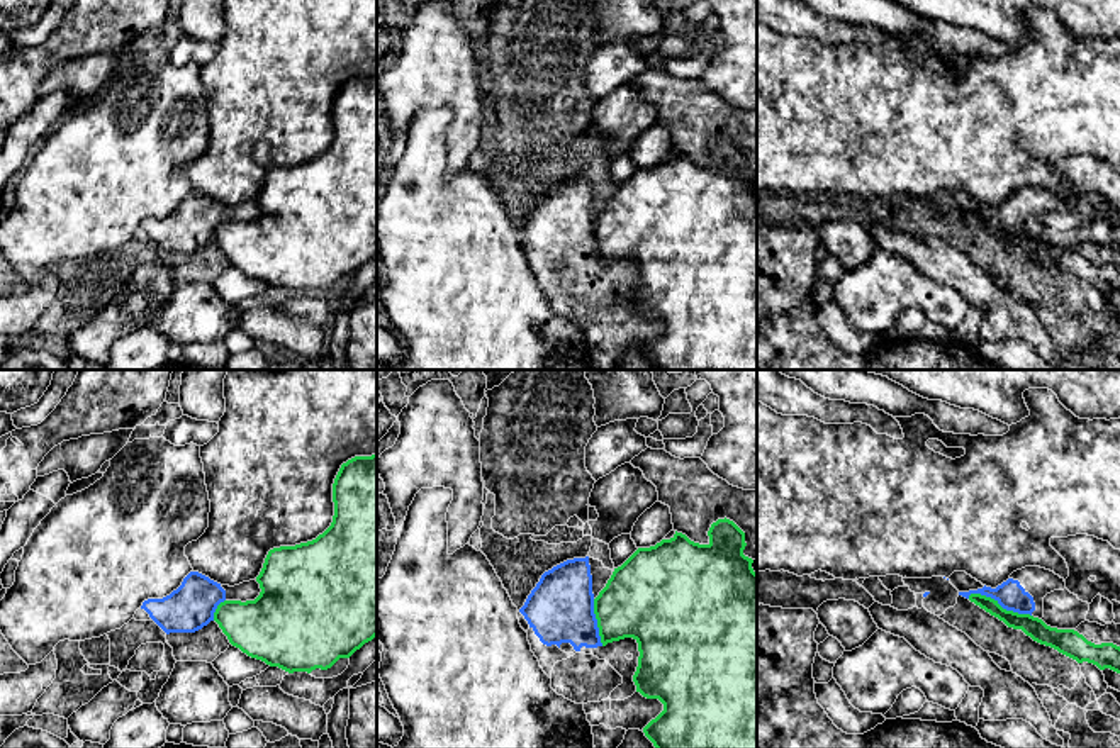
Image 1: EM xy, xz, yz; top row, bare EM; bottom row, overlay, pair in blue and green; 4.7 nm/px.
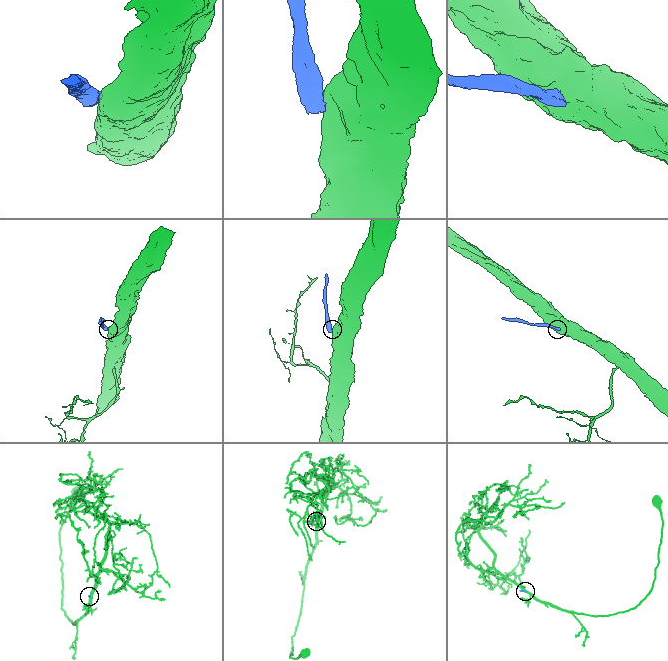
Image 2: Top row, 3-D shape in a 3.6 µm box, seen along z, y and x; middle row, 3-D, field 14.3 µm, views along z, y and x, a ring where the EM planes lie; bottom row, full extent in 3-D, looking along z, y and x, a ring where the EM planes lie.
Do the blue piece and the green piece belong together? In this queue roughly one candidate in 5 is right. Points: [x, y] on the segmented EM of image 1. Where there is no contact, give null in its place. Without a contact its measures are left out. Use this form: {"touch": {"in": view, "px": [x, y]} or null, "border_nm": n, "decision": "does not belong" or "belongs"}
{"touch": {"in": "yz", "px": [1000, 604]}, "border_nm": 320, "decision": "does not belong"}

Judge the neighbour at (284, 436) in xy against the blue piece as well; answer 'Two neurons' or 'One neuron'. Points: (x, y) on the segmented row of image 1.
Two neurons

